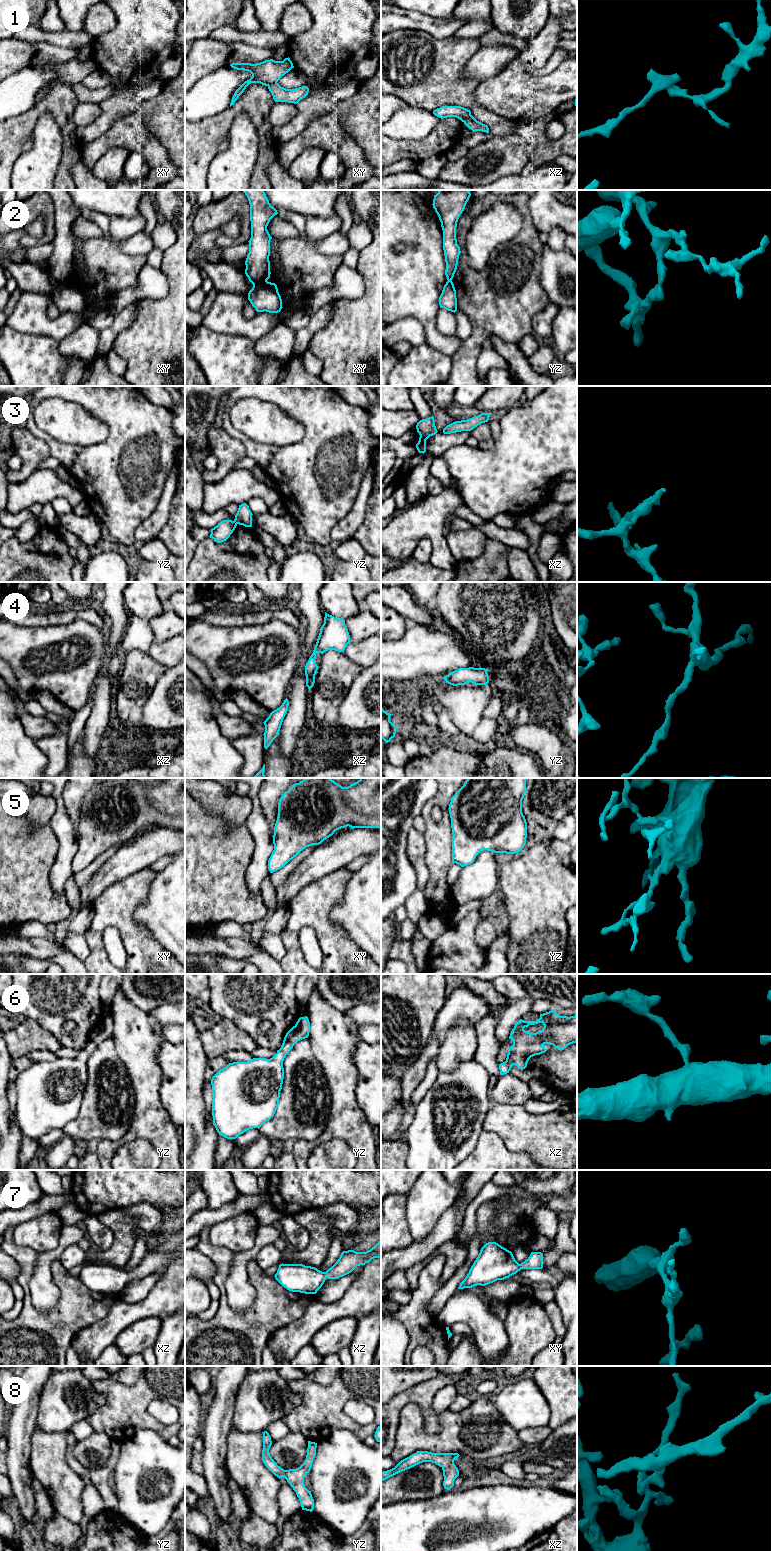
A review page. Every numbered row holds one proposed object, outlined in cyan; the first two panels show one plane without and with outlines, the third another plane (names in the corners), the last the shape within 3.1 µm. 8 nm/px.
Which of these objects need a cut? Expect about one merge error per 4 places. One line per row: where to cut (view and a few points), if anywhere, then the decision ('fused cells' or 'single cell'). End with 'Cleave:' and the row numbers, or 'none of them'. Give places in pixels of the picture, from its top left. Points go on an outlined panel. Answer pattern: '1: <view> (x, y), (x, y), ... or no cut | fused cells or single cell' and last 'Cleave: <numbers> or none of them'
1: xy (276, 81), (268, 86) | fused cells
2: xy (266, 280), (253, 284) | fused cells
3: xz (420, 435), (426, 439) | fused cells
4: no cut | single cell
5: no cut | single cell
6: no cut | single cell
7: no cut | single cell
8: no cut | single cell
Cleave: 1, 2, 3

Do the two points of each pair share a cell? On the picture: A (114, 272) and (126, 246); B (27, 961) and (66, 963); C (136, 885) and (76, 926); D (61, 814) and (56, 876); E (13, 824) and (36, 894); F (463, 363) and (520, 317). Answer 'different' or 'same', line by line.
A: different
B: same
C: different
D: same
E: same
F: same

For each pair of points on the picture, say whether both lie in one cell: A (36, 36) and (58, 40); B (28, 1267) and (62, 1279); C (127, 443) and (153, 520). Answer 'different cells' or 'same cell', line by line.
A: same cell
B: same cell
C: different cells

